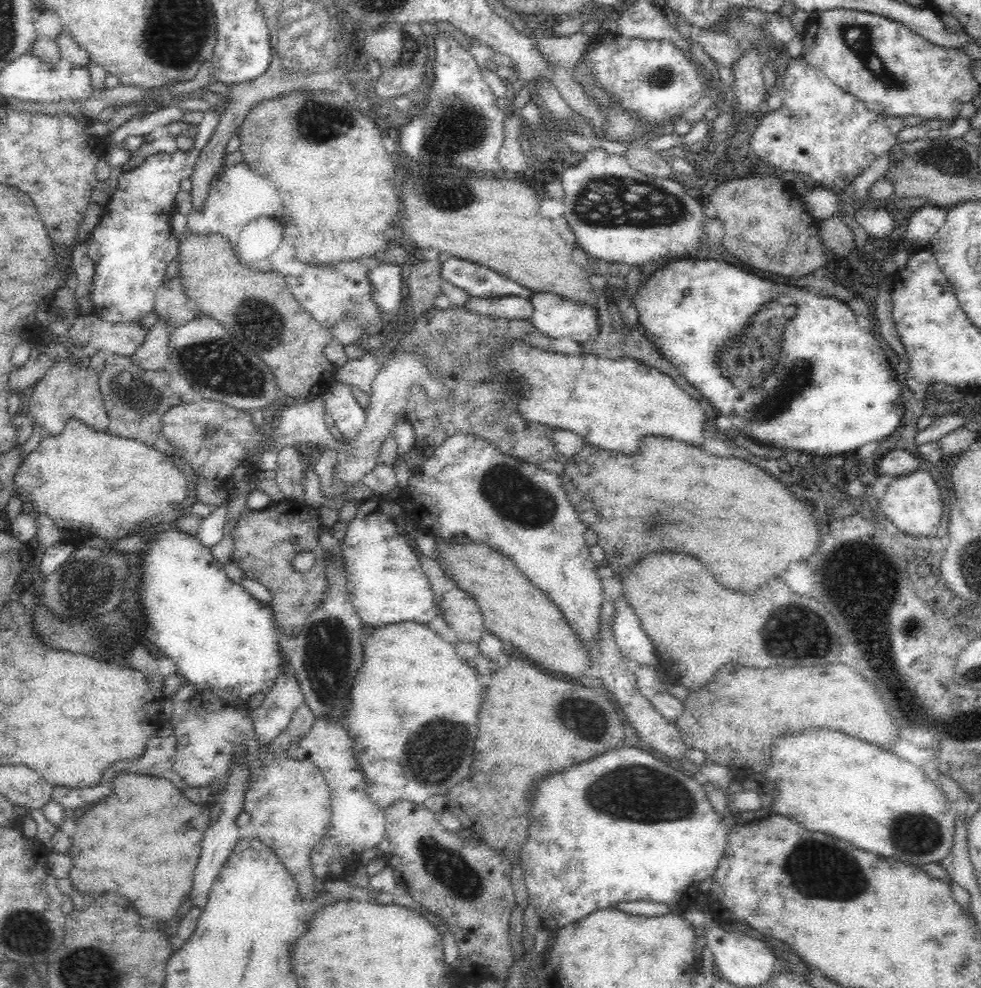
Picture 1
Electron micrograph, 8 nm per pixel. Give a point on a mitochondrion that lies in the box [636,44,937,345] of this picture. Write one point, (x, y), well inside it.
(658, 76)

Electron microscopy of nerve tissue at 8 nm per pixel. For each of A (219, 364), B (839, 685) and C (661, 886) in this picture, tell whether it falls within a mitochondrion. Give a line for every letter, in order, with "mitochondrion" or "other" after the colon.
A: mitochondrion
B: other
C: other

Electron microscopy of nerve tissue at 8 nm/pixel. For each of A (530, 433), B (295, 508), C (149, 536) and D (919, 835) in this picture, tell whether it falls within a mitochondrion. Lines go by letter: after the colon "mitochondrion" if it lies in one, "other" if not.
A: other
B: other
C: other
D: mitochondrion

